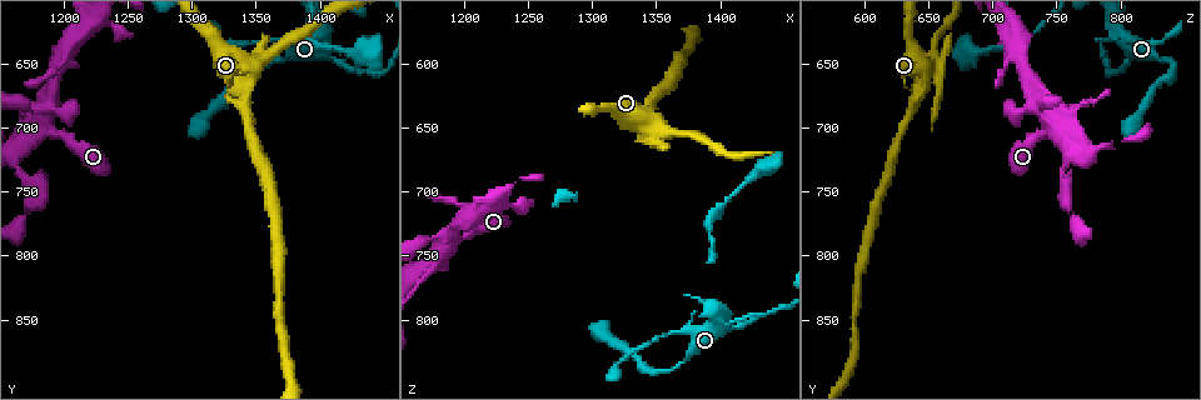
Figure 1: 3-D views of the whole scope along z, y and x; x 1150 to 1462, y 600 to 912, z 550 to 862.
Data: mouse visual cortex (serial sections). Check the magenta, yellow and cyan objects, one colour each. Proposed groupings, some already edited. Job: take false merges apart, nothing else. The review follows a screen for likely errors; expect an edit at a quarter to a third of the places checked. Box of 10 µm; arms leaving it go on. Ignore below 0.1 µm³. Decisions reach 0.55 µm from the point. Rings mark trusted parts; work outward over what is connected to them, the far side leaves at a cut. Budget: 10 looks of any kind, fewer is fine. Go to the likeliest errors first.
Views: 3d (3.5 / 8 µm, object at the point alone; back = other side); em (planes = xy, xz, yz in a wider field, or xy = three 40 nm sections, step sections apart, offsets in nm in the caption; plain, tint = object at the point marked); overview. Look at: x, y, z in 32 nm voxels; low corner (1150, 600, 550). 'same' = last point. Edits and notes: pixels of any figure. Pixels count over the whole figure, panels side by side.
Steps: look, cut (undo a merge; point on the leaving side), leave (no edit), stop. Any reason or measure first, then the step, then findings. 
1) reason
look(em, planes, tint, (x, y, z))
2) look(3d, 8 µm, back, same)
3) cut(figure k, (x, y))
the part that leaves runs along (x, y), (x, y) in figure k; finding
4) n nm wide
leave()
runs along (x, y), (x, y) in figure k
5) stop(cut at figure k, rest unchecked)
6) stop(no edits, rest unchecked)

sharp bend
look(3d, 3.5 µm, (1186, 696, 744))

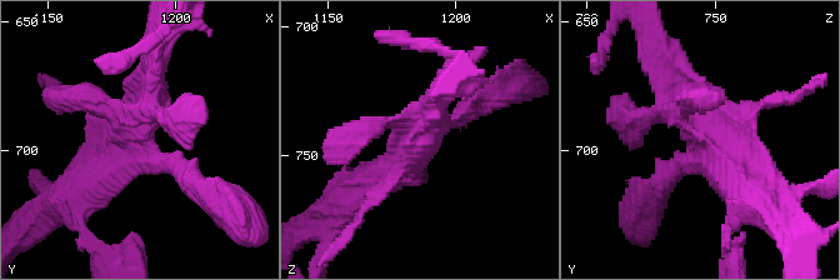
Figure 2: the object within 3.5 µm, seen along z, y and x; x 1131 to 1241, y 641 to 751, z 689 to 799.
need the tissue
look(em, planes, tint, (1186, 699, 746))

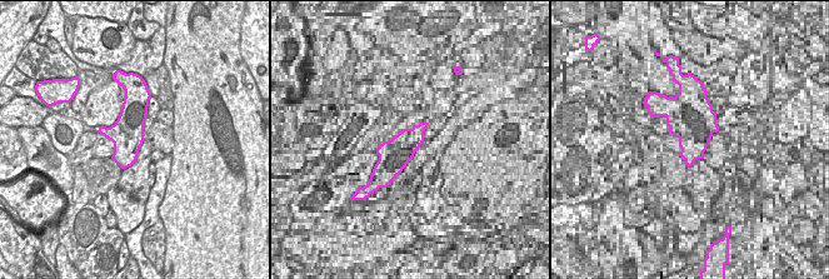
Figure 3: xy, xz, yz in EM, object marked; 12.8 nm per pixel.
leave()
runs along (195, 184), (141, 153), (153, 73) in figure 2; one cell here

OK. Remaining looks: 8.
abrupt turn
look(3d, 3.5 µm, (1366, 640, 656))

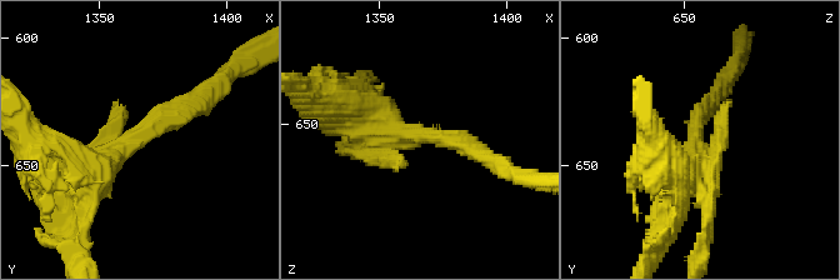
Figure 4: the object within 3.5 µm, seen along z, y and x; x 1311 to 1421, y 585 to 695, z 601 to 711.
arms of 250, 350 nm
look(em, xy, step 2, tint, (1363, 640, 654))

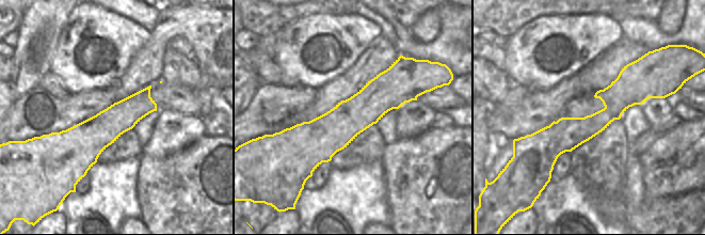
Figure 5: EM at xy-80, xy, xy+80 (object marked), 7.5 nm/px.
cut(figure 4, (705, 231))
the part that leaves runs along (699, 181), (708, 204), (699, 261) in figure 4; two cells meet here

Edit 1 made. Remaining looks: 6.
calibre changes
look(3d, 3.5 µm, (1414, 652, 802))

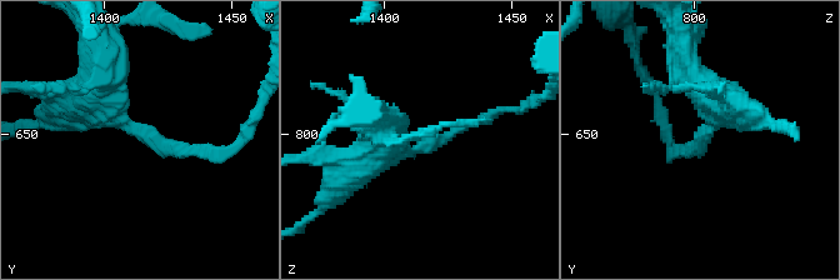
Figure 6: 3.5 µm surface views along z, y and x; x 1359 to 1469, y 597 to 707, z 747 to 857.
arms of 150, 450 nm; shape alone is not enough
look(em, xy, step 5, tint, (1417, 651, 805))

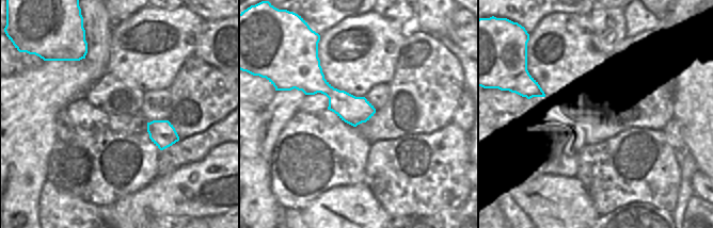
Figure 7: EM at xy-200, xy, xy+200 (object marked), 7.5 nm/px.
leave()
runs along (298, 81), (371, 111) in figure 7; one cell here

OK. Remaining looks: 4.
calibre changes
look(3d, 3.5 µm, (1362, 648, 836))

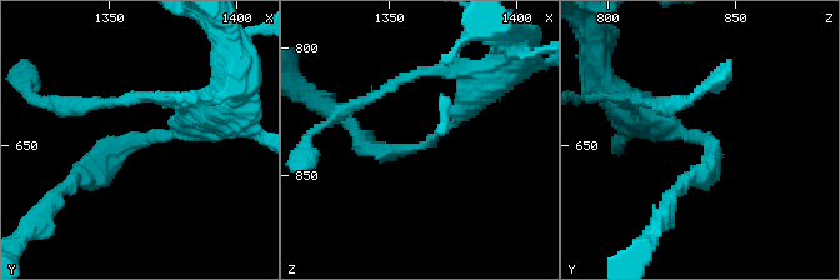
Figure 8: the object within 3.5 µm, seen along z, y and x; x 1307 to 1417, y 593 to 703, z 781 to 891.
shape alone is not enough
look(em, xy, step 5, tint, (1361, 648, 839))

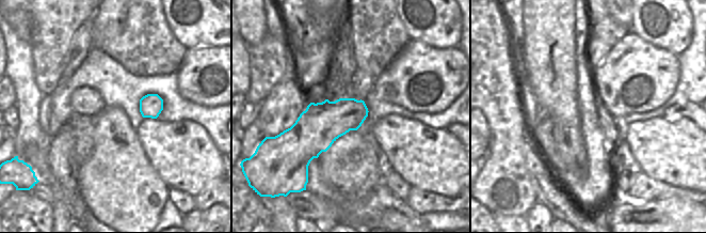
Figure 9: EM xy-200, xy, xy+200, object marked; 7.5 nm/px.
look(em, xy, step 3, tint, same)

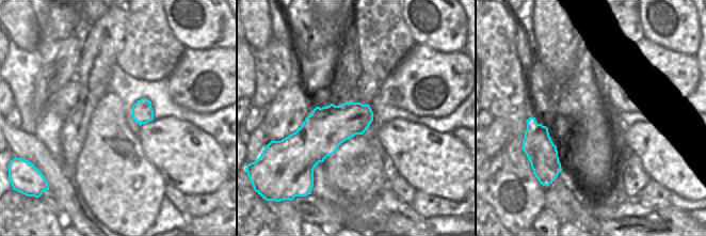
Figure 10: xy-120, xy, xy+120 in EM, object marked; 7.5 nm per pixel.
leave()
continuous, no second cell

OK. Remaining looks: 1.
stop(cut at figure 4, rest unchecked)

